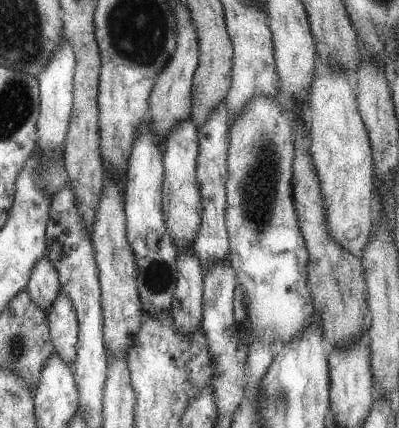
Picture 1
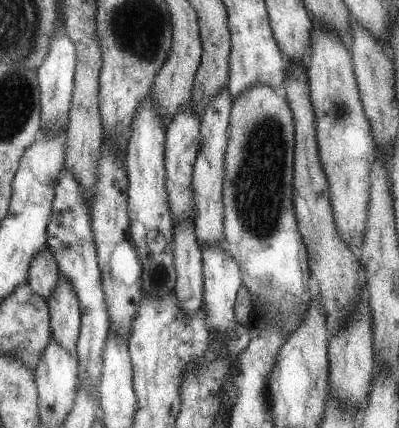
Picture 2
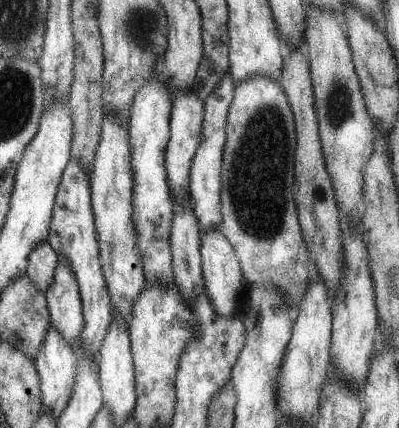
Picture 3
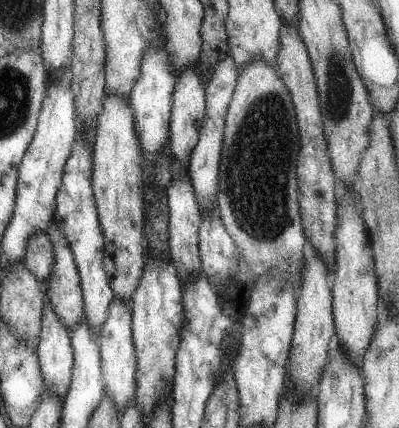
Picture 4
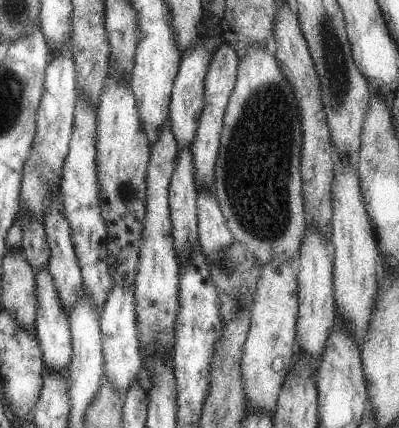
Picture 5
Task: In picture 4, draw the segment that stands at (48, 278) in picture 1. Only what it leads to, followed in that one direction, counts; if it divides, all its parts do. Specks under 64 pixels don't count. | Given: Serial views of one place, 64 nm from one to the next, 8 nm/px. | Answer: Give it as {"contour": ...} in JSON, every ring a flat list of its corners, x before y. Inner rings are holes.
{"contour":[[37,232,27,246,25,254,25,268,37,278,39,284,43,284,51,276,51,266,53,266,53,244,51,238,45,232]]}

